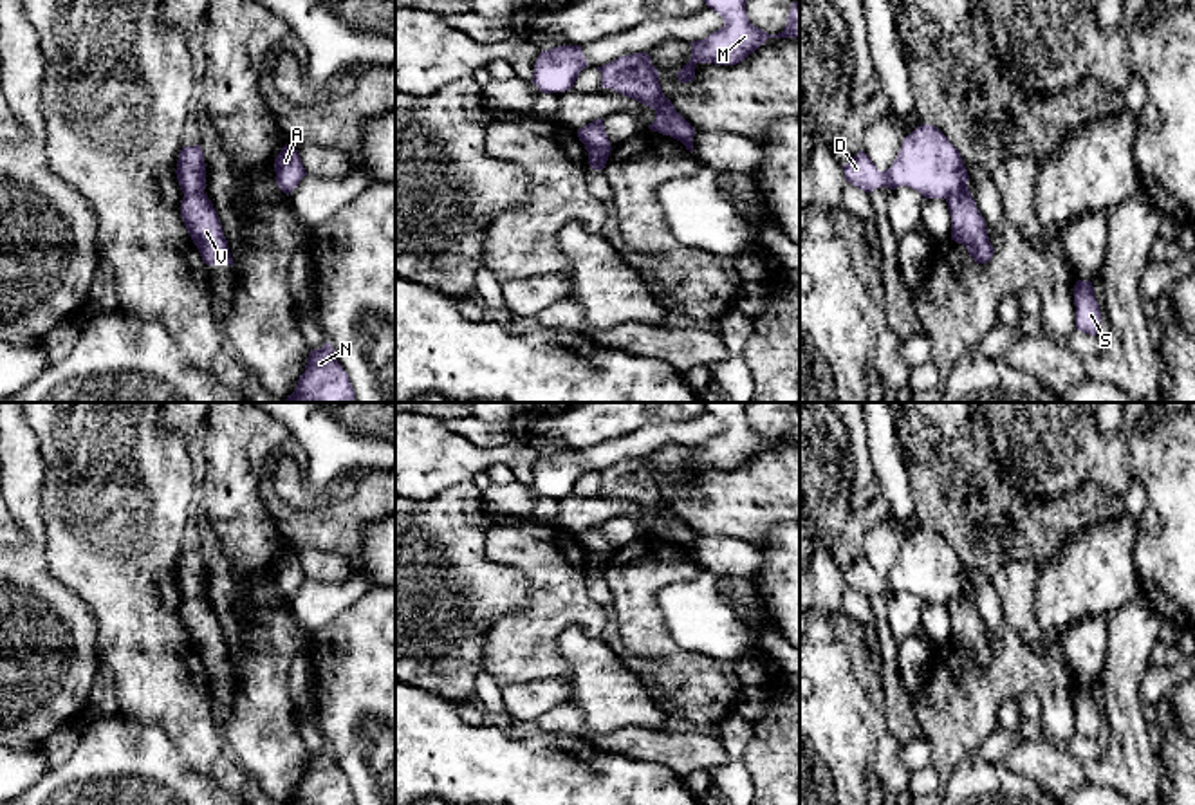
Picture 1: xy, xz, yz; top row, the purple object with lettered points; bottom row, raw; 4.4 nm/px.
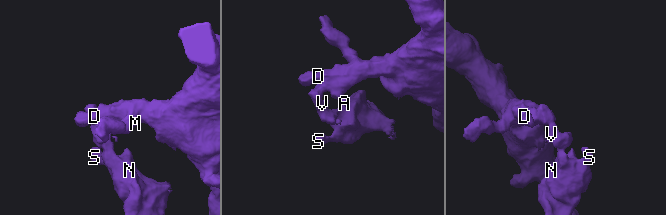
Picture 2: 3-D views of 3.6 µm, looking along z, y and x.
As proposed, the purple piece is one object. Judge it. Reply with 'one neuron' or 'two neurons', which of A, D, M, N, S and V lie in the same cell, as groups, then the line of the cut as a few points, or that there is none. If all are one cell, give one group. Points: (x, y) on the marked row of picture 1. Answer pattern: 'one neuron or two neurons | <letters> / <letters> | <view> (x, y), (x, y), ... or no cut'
two neurons | A D M / N S V | xz (609, 148), (589, 154)

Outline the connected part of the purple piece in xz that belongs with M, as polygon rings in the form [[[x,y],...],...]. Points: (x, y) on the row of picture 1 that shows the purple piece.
[[[704,0],[724,18],[724,25],[704,40],[691,42],[691,58],[677,72],[681,83],[695,78],[697,63],[736,65],[765,43],[767,38],[800,38],[800,2],[792,2],[787,25],[778,34],[767,34],[749,22],[747,0]]]

